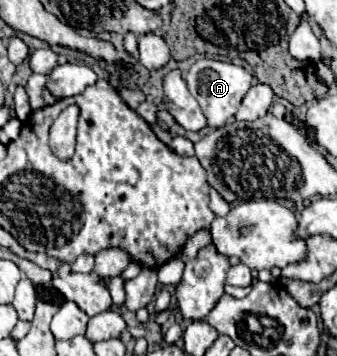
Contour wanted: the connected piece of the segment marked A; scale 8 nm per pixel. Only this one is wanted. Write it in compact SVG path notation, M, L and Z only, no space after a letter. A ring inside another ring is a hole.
M202 58L188 70L186 82L188 82L188 88L190 88L192 96L198 100L198 104L200 104L206 120L208 120L208 126L210 128L220 128L236 116L236 110L238 110L244 94L250 88L252 76L242 66L234 66L232 62Z

